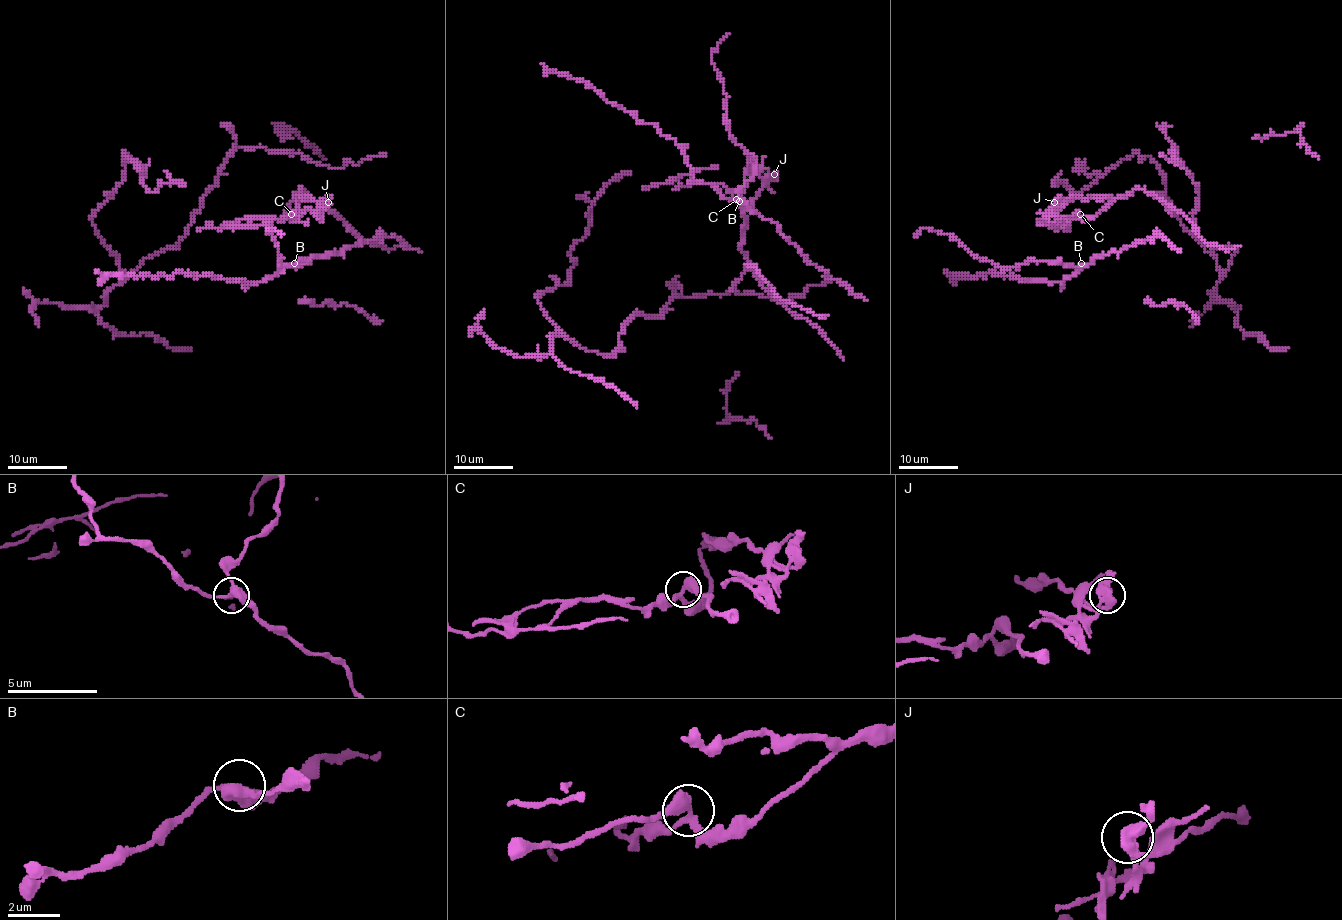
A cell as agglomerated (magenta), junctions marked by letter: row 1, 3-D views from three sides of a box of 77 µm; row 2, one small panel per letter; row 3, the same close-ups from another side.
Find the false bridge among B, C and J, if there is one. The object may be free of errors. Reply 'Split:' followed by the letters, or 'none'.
Split: J

